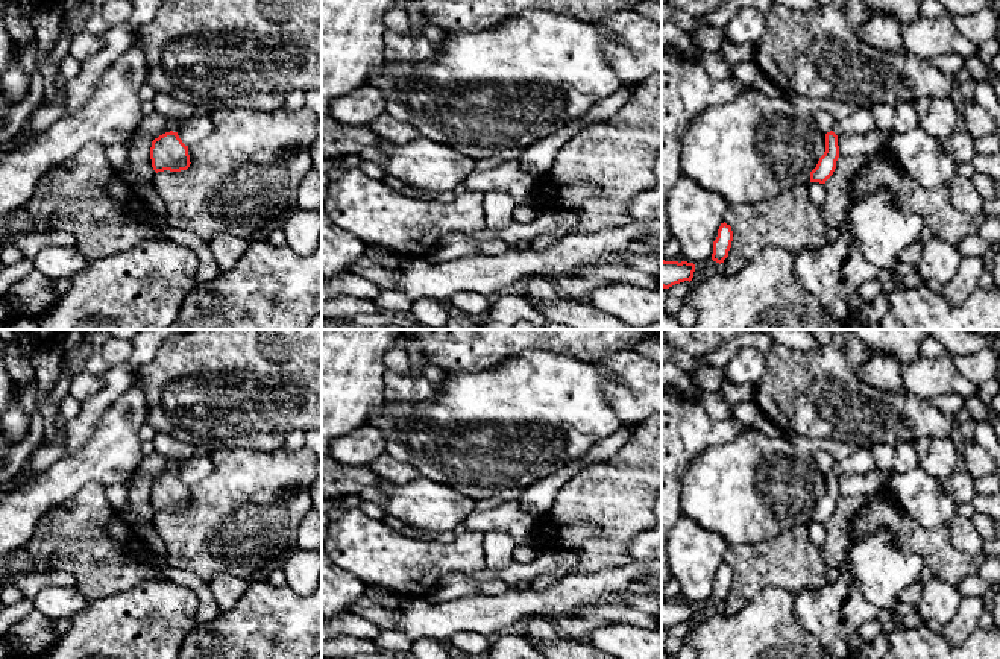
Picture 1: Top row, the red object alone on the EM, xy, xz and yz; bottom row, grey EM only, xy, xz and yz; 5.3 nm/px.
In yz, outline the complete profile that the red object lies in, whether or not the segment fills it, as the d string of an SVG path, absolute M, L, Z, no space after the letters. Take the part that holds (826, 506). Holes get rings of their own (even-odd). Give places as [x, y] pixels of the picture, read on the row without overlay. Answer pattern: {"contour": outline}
{"contour": "M856 448L848 457L835 460L835 466L825 474L825 492L810 512L810 522L825 524L836 509L839 498L838 477L845 474L866 474L876 468L876 460L868 448Z"}

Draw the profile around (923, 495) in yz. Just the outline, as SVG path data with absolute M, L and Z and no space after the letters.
M920 466L906 474L895 474L889 480L889 489L897 493L898 503L910 516L926 528L948 527L956 515L956 503L945 493L944 481L924 472Z

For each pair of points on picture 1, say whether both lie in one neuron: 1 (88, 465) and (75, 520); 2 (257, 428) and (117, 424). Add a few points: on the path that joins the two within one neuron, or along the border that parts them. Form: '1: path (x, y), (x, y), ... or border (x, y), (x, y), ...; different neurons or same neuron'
1: border (103, 486), (87, 483), (69, 500), (52, 507); different neurons
2: border (135, 387), (144, 394), (147, 421); different neurons

